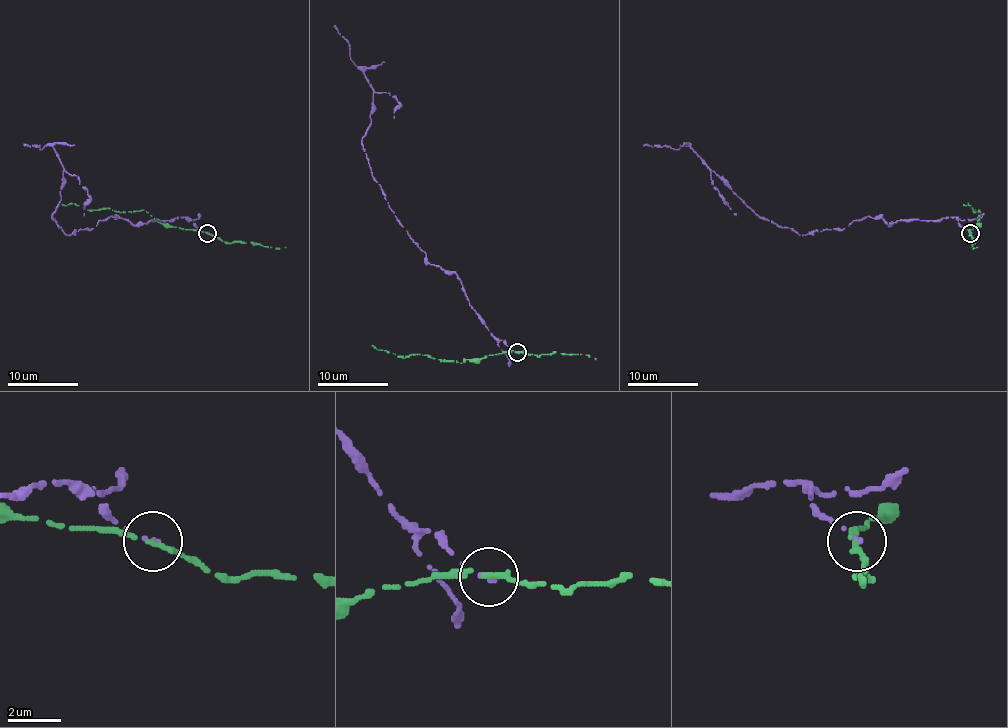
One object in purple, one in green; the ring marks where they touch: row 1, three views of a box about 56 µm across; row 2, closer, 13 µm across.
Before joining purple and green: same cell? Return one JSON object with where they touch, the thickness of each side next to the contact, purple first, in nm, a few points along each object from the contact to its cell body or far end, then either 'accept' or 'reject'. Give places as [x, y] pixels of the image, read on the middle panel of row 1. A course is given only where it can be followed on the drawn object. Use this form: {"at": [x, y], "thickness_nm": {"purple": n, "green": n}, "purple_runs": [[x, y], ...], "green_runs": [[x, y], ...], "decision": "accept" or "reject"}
{"at": [517, 352], "thickness_nm": {"purple": 140, "green": 200}, "purple_runs": [[517, 354], [469, 304], [457, 275], [432, 265], [389, 206], [362, 139], [373, 91], [334, 25]], "green_runs": [[517, 352], [508, 350], [458, 362], [419, 354], [398, 355], [371, 345]], "decision": "reject"}

